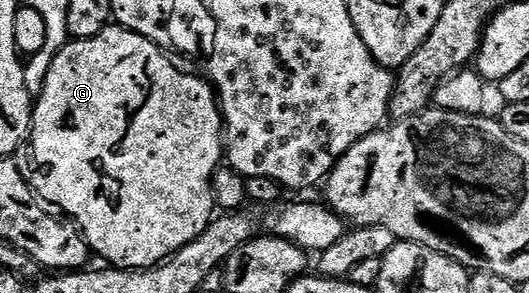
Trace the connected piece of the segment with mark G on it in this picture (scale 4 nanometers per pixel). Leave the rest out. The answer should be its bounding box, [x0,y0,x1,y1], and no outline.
[29,26,225,268]

